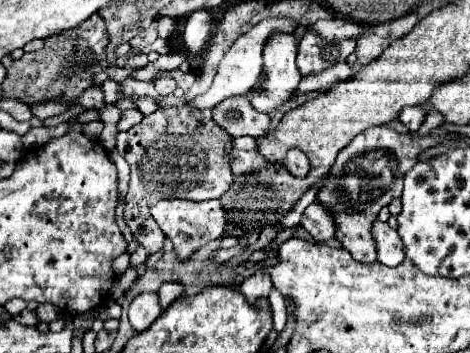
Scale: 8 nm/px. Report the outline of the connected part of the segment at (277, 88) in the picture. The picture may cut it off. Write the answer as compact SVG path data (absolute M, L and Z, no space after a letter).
M273 33L263 49L263 63L267 69L267 79L263 83L263 91L247 91L247 99L255 109L265 113L287 103L295 87L301 81L301 73L295 65L297 55L297 37L295 33Z

